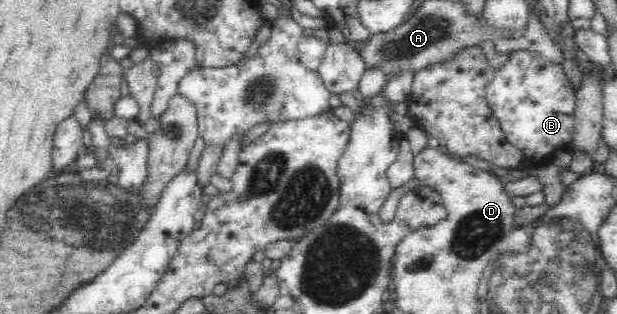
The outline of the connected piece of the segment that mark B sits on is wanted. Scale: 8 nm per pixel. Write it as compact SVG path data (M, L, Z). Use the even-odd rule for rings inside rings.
M534 50L514 51L510 60L495 70L494 78L486 85L485 99L506 141L521 151L526 160L544 160L558 151L559 147L570 146L573 142L575 89L562 63L554 62Z

